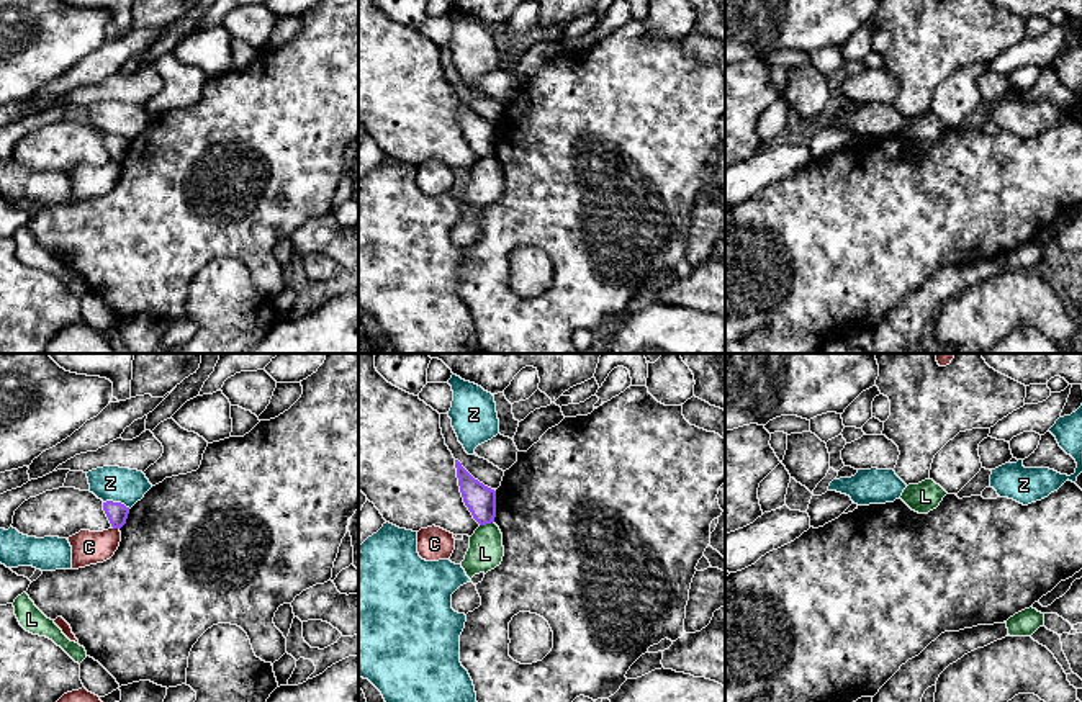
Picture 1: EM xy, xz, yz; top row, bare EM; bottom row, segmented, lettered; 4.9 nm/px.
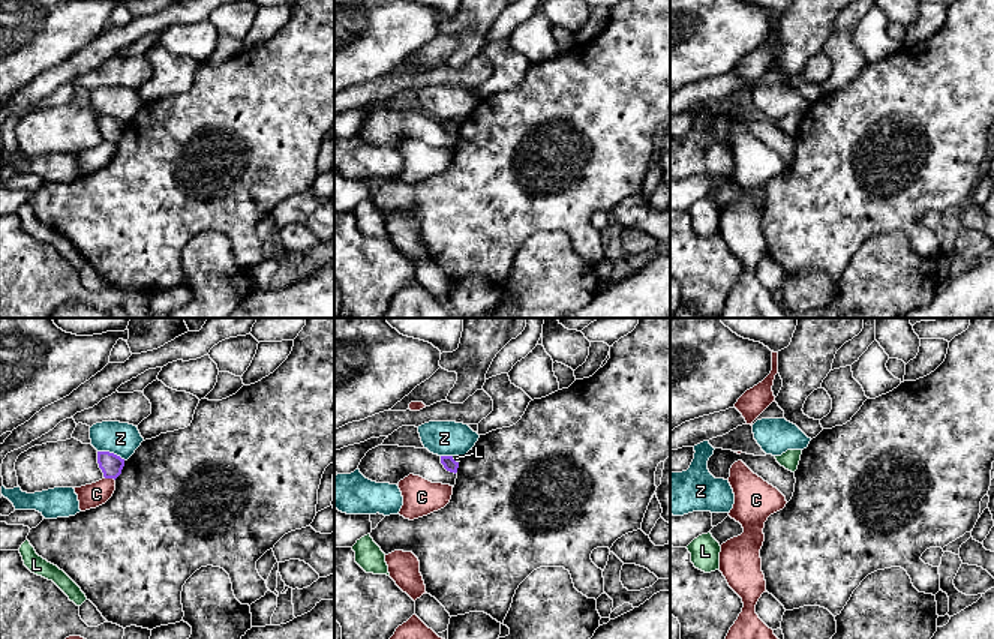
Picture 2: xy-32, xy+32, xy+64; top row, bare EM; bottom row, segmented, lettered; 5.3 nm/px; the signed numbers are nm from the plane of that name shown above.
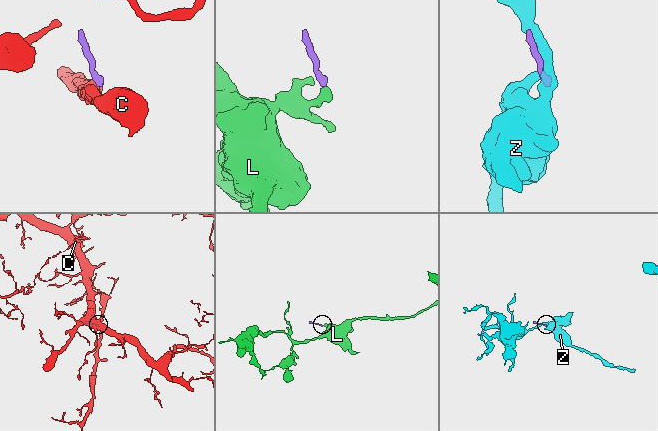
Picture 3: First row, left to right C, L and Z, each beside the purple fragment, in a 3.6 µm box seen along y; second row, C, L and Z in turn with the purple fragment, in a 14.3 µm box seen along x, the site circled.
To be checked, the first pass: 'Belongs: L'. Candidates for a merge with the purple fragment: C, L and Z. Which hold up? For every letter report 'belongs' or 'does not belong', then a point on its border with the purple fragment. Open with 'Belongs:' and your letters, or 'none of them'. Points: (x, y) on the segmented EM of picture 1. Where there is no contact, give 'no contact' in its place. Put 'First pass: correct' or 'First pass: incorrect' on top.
First pass: incorrect
Belongs: none of them
C: does not belong; meets purple in xy at (117, 527)
L: does not belong; meets purple in xz at (486, 522)
Z: does not belong; meets purple in xy at (117, 503)

